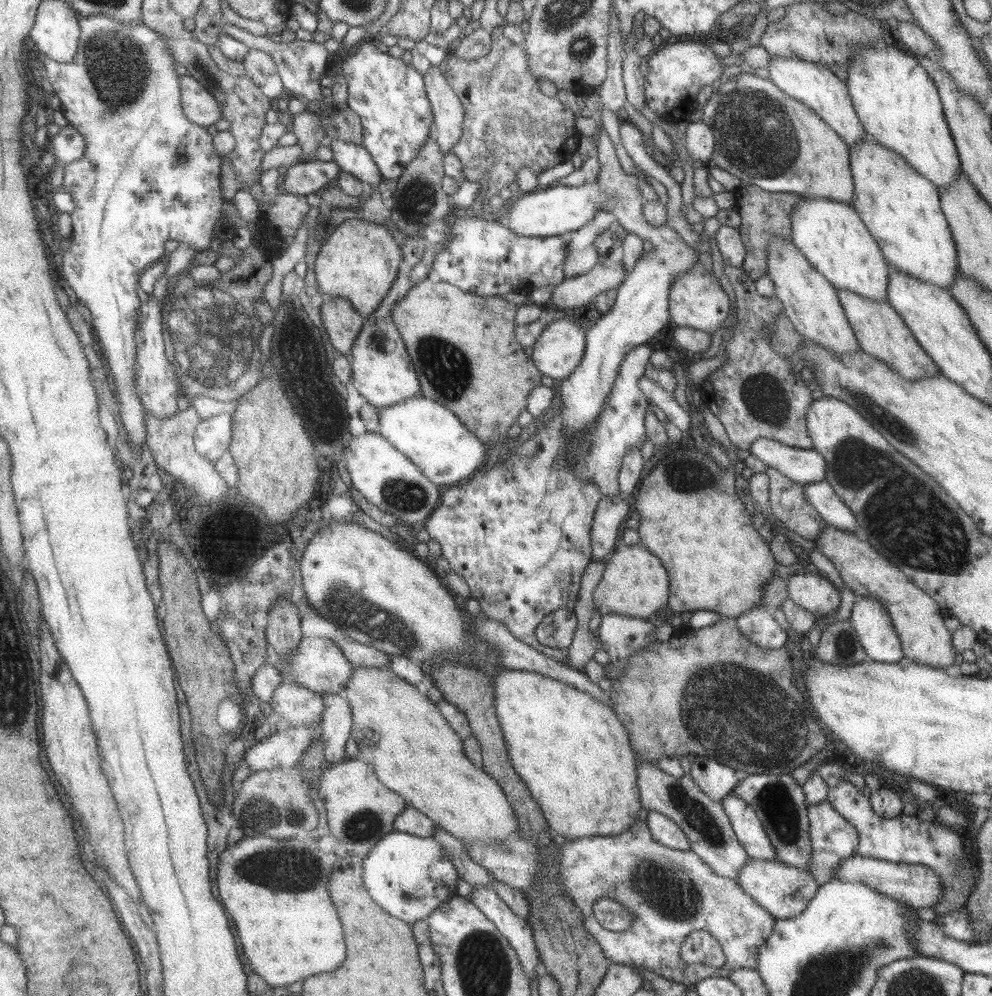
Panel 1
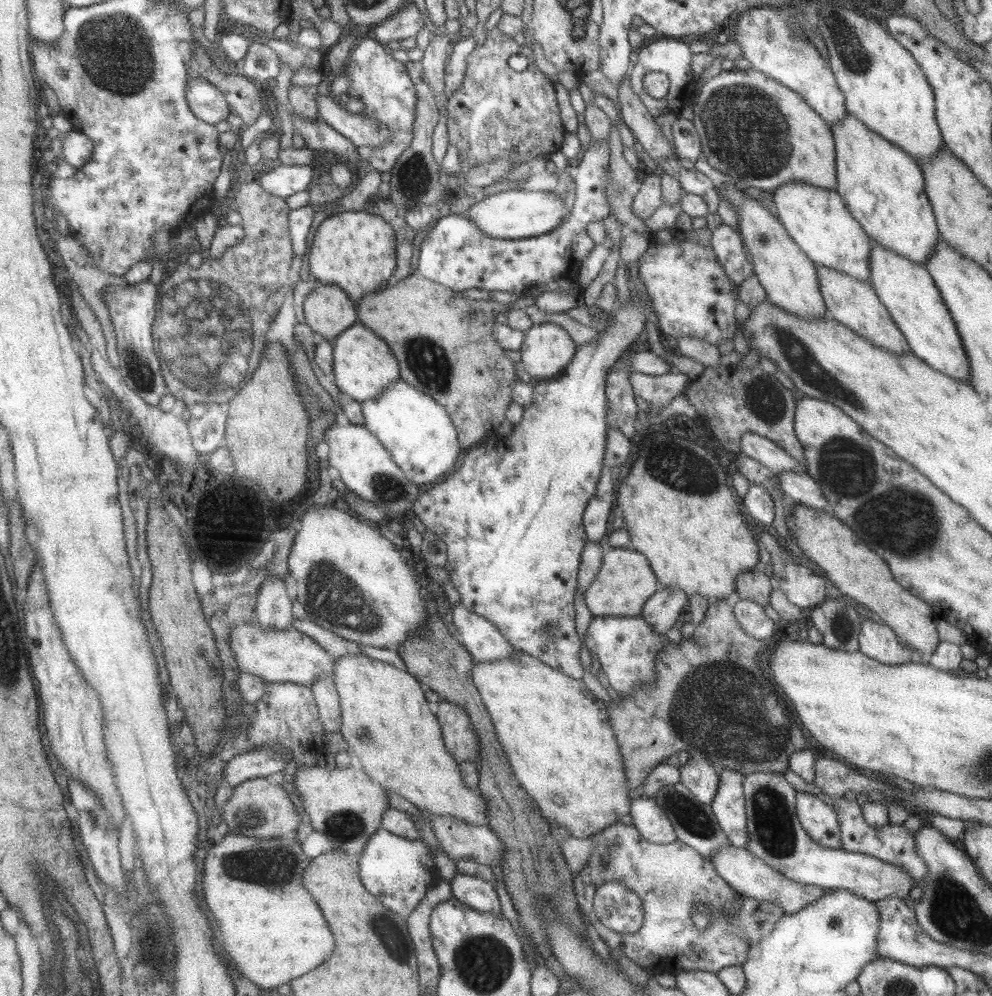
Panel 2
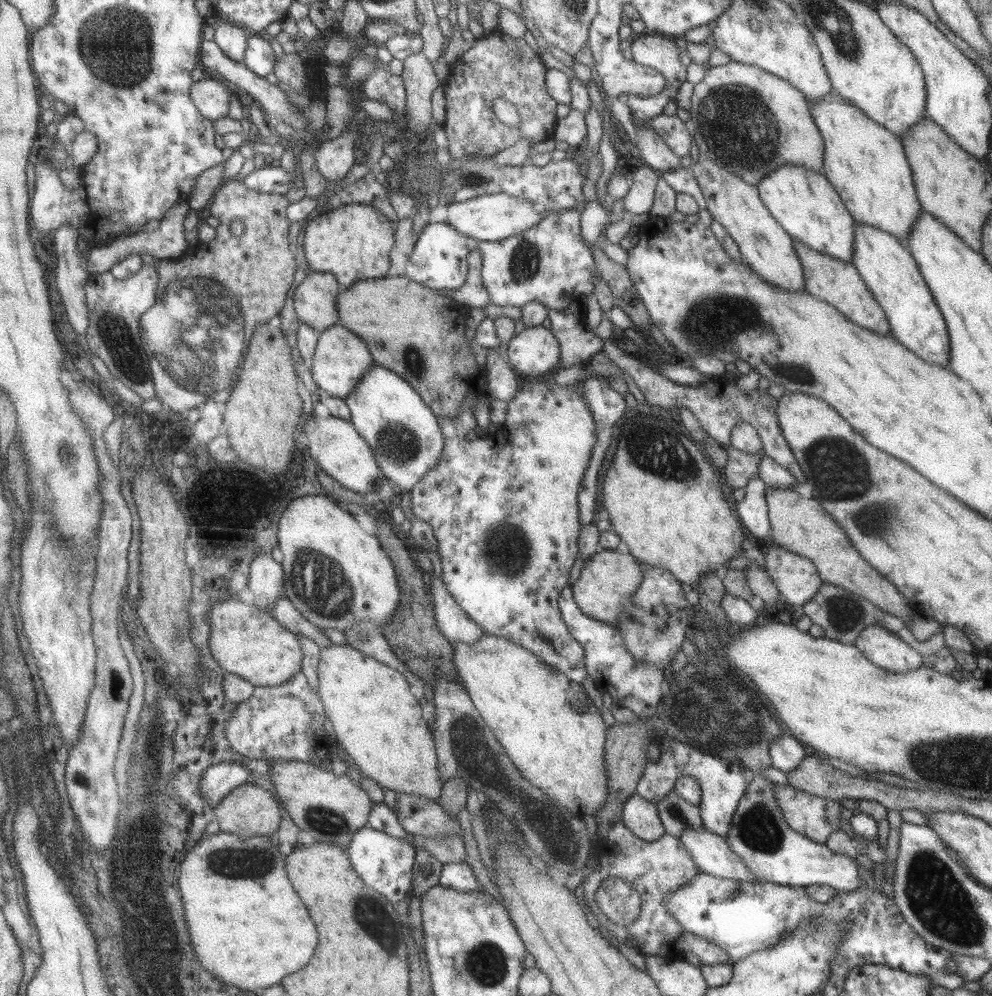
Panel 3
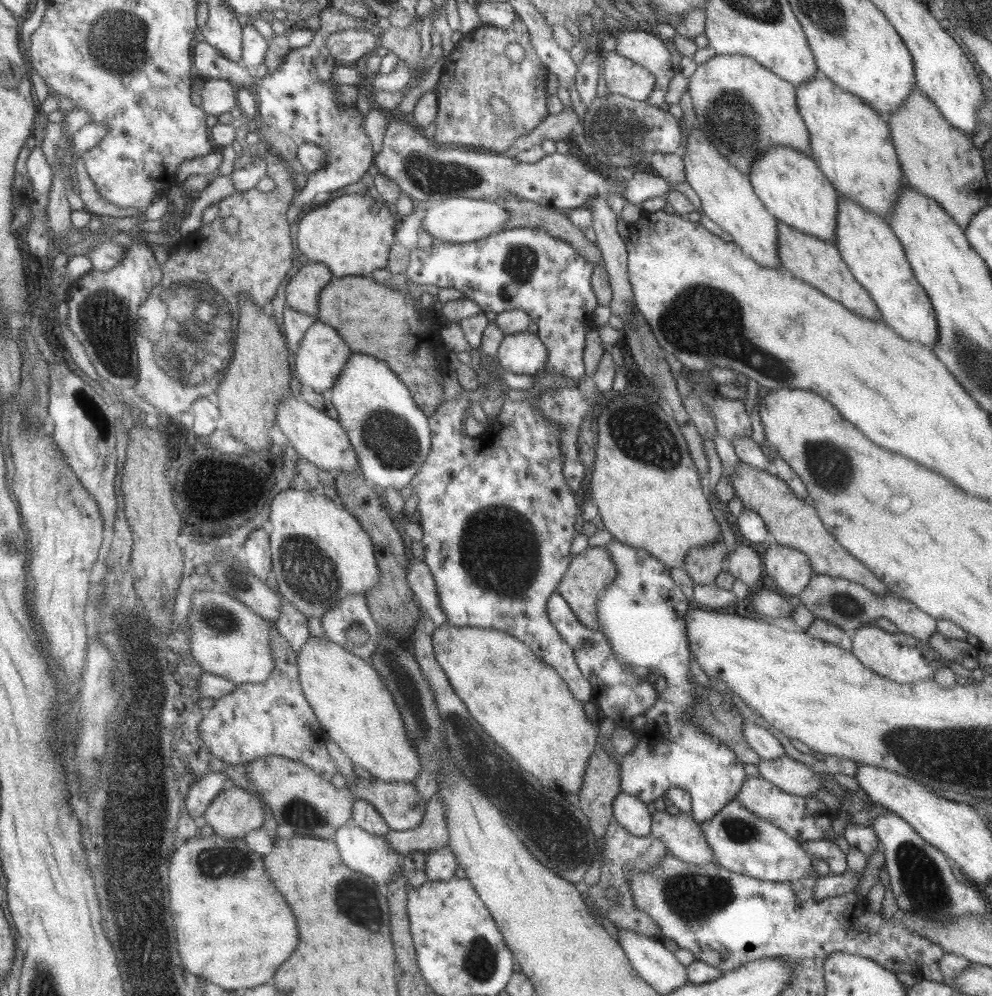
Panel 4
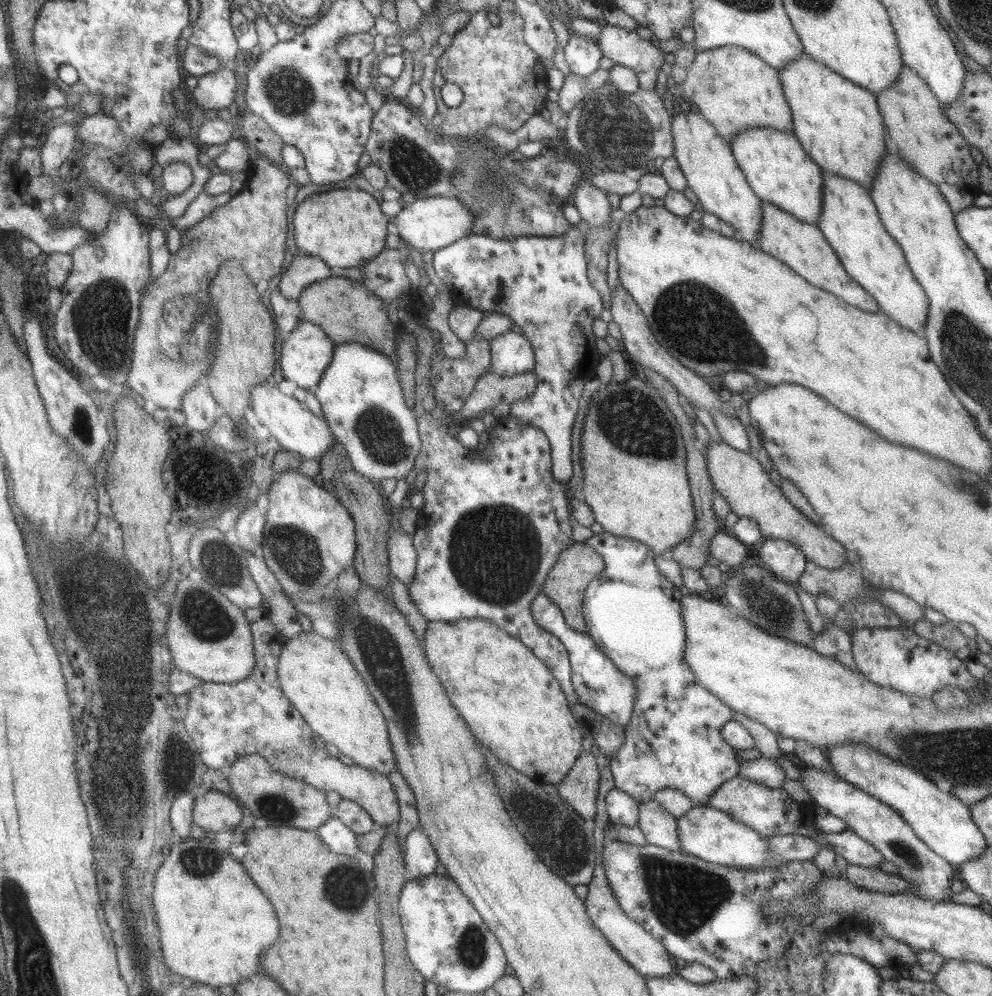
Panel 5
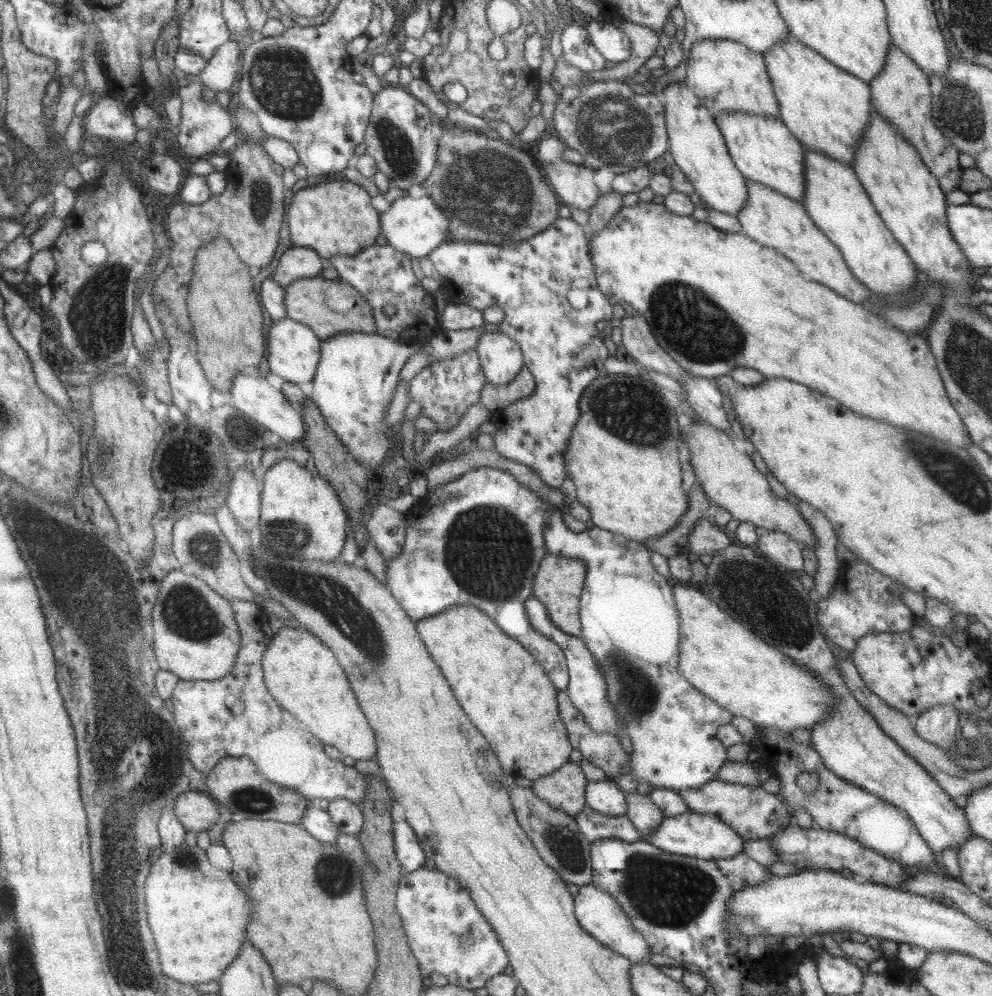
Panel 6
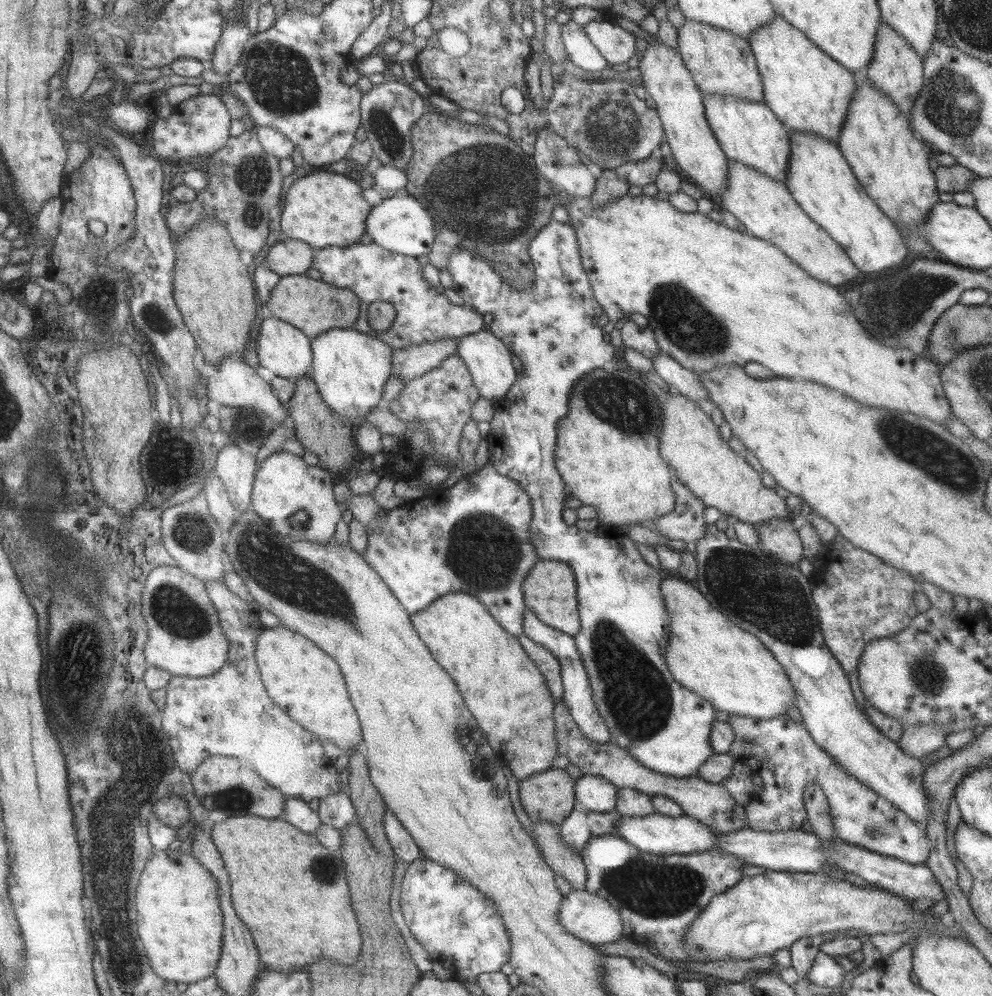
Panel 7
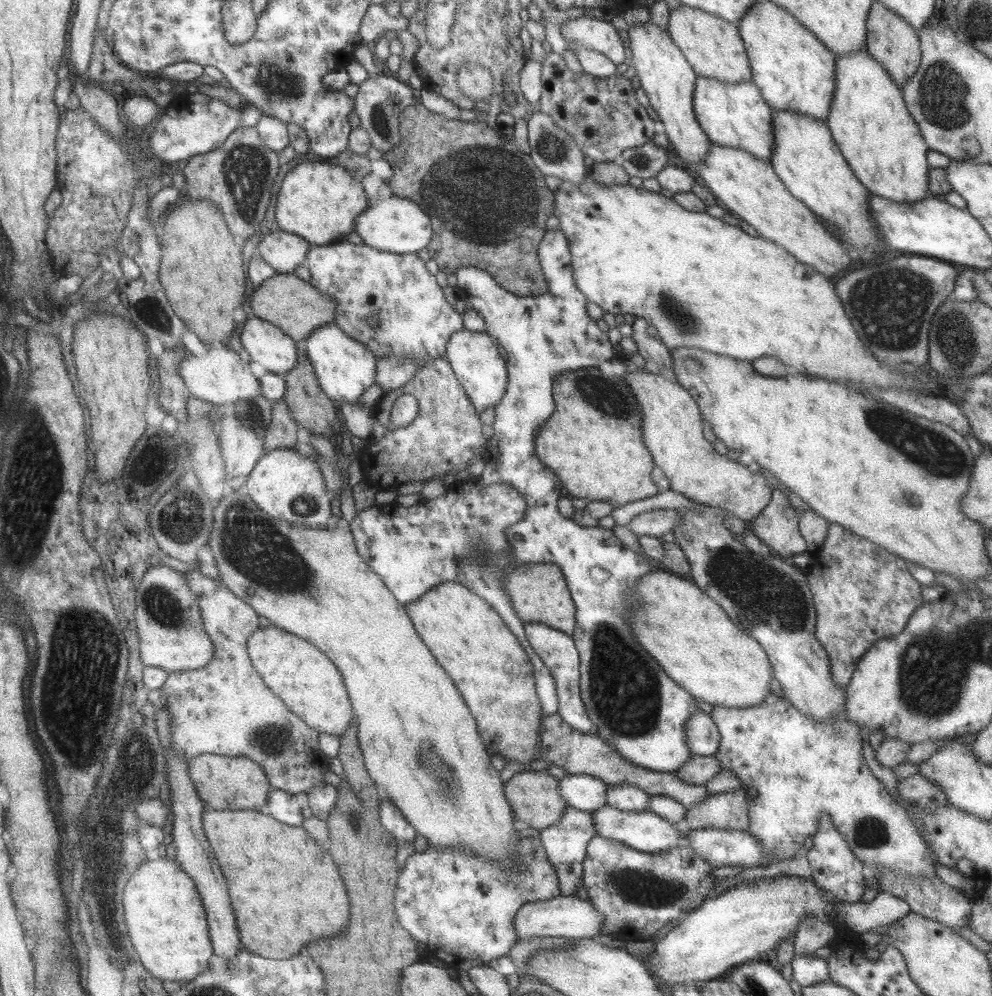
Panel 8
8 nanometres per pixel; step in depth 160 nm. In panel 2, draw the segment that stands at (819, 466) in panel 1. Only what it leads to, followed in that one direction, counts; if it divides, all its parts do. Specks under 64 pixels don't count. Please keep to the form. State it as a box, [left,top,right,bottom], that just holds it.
[740,432,807,475]

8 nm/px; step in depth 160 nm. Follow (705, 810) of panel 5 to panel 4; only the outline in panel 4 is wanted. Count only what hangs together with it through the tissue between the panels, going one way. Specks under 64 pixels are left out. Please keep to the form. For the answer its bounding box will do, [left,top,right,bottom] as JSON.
[698,799,831,881]

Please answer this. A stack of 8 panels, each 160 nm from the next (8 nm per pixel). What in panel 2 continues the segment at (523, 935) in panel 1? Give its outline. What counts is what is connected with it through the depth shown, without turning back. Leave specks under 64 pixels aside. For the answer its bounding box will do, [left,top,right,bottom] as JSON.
[448,871,502,915]

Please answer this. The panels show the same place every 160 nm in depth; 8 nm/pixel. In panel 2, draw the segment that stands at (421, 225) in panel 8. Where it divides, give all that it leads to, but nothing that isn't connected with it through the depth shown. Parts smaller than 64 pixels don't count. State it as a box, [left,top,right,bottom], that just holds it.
[463,188,569,240]

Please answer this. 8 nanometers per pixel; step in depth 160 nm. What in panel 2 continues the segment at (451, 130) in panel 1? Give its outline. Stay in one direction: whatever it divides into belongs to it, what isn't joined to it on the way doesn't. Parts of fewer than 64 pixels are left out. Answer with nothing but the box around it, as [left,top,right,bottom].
[422,36,449,110]

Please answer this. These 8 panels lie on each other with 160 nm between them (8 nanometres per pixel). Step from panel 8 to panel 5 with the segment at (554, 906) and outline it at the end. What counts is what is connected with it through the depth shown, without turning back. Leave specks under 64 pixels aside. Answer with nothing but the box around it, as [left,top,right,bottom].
[583,855,673,977]

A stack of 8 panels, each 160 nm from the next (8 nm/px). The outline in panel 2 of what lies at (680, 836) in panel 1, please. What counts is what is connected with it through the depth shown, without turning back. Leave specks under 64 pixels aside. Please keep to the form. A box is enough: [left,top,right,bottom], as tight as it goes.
[628,795,676,844]

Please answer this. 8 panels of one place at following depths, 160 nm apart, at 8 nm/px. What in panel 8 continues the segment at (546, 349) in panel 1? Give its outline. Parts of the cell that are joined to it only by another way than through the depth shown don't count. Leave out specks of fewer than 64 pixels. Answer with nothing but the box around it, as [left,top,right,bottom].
[446,330,508,412]

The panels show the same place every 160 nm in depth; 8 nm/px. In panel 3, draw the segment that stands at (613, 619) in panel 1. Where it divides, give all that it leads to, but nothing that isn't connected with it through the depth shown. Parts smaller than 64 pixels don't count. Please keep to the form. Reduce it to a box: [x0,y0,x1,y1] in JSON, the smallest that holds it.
[557,586,664,717]

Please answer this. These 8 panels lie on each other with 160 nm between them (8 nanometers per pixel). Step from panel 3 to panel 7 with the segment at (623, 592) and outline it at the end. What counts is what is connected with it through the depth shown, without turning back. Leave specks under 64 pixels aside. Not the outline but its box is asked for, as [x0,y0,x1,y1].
[521,559,580,637]

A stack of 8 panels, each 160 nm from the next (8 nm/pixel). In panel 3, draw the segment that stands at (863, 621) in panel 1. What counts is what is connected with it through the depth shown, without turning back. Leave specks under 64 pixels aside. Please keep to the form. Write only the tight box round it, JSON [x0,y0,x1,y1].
[853,624,928,674]

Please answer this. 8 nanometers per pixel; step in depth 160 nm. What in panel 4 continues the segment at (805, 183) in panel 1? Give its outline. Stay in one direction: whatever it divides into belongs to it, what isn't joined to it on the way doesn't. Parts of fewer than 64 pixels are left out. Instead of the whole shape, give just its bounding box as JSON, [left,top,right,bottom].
[687,54,810,174]

